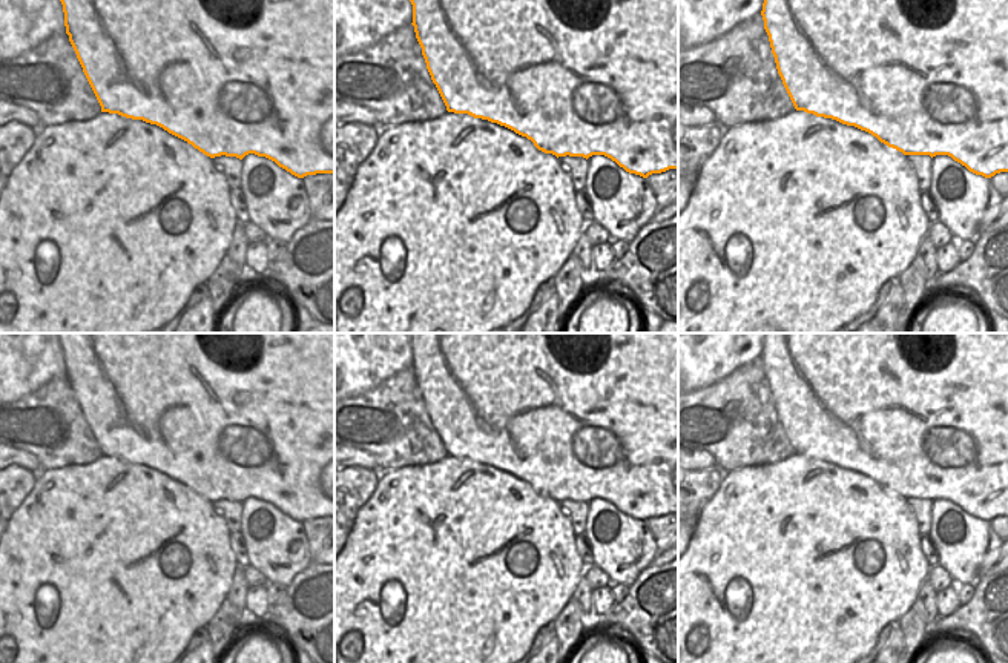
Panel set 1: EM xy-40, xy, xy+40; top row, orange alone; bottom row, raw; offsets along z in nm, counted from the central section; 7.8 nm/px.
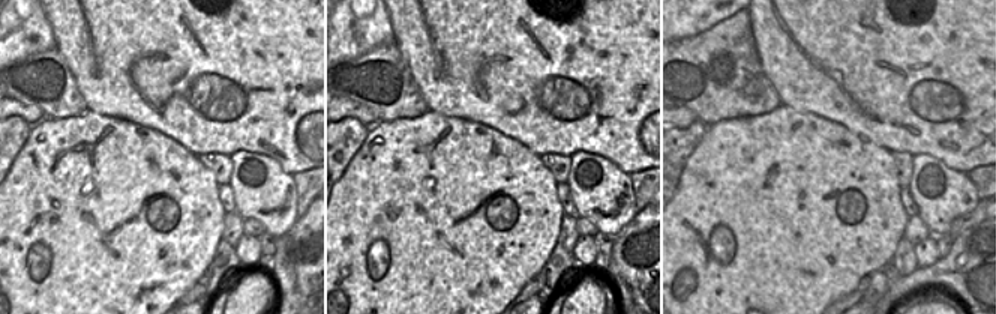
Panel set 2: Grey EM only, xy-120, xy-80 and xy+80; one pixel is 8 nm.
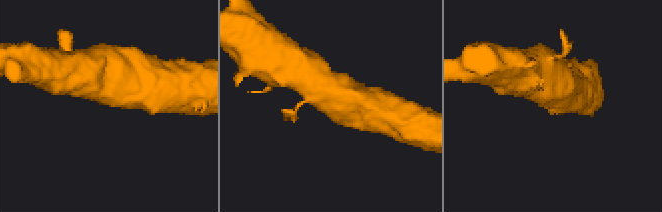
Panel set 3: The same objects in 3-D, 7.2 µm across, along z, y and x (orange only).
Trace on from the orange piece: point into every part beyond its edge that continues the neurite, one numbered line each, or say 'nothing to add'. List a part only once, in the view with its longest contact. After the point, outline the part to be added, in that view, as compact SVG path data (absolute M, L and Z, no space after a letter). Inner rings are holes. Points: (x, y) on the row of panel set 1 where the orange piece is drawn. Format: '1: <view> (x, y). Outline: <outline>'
nothing to add.

